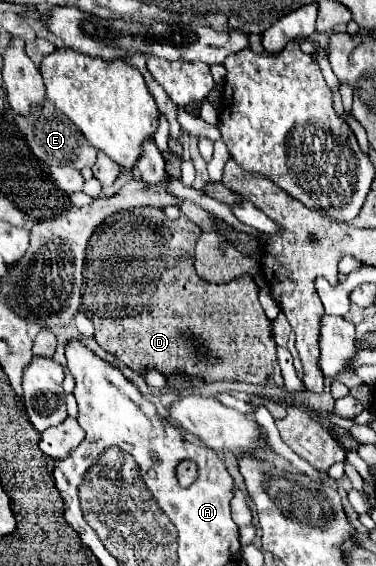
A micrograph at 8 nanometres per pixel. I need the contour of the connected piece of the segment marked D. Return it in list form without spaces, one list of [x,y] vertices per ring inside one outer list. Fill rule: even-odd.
[[[134,208],[130,212],[118,212],[108,216],[96,228],[86,248],[84,282],[80,288],[80,310],[96,328],[94,340],[106,352],[114,354],[124,366],[140,374],[146,370],[158,370],[164,376],[180,372],[186,376],[198,376],[206,382],[236,380],[284,386],[276,358],[272,322],[266,318],[258,302],[258,288],[254,280],[250,276],[242,276],[226,284],[204,282],[194,270],[194,246],[200,232],[202,230],[186,216],[168,220],[158,208]],[[188,332],[208,346],[208,360],[190,352]]]

